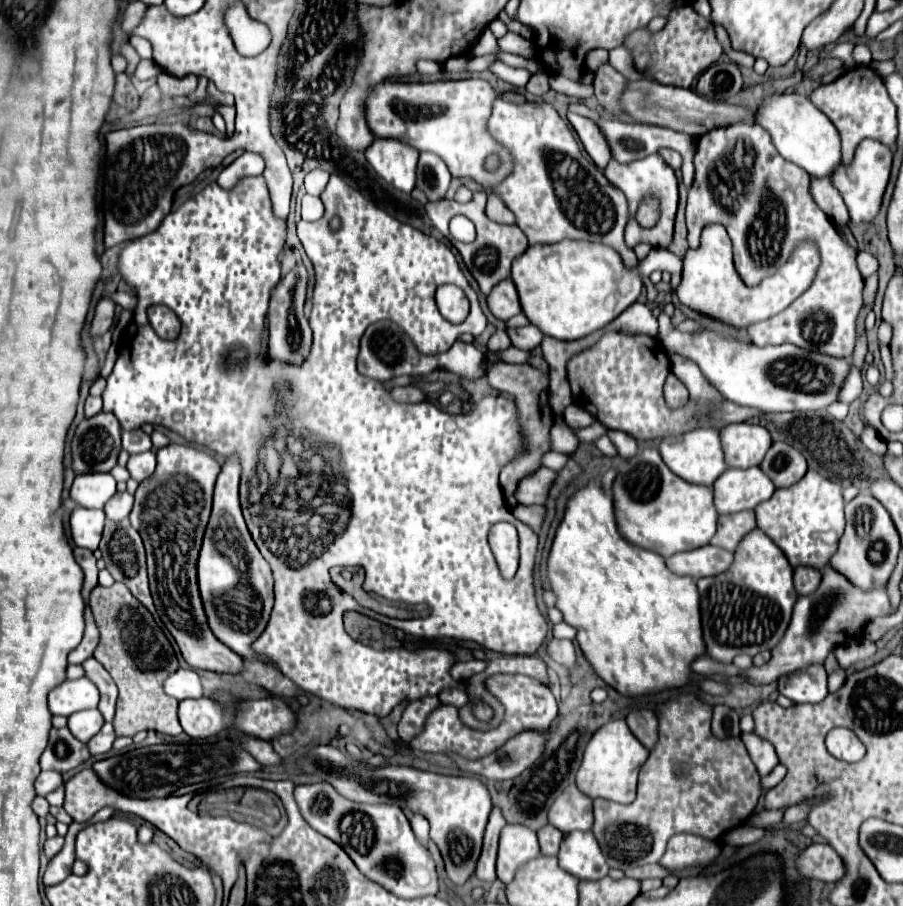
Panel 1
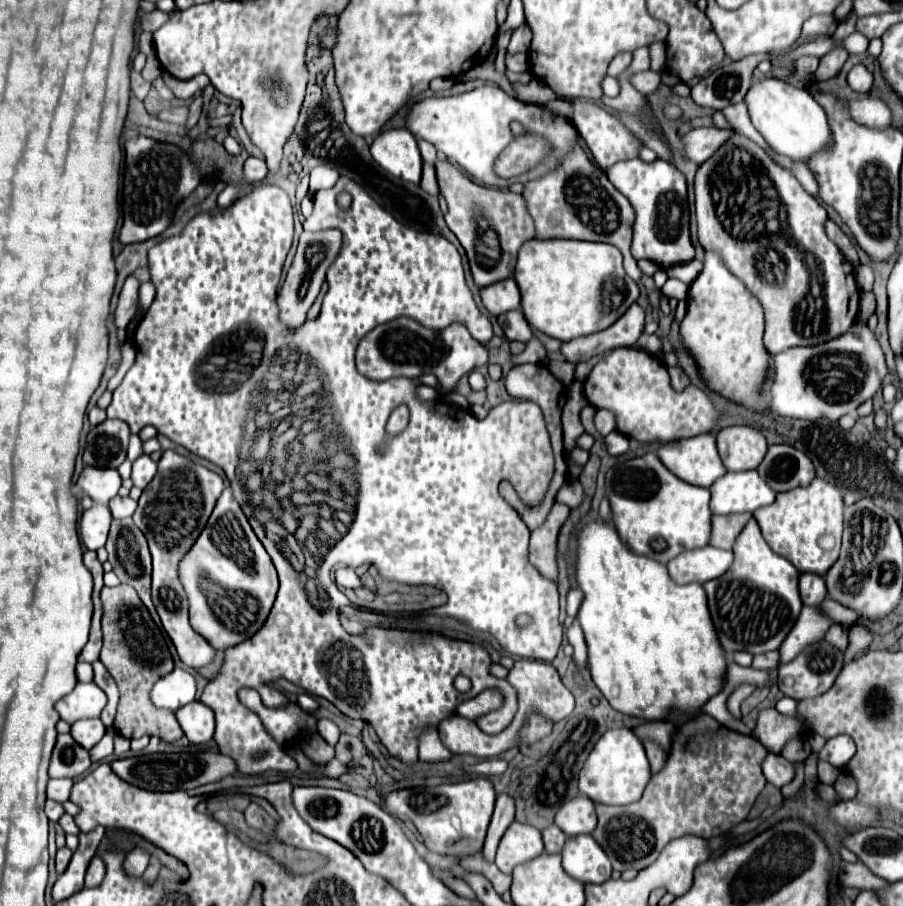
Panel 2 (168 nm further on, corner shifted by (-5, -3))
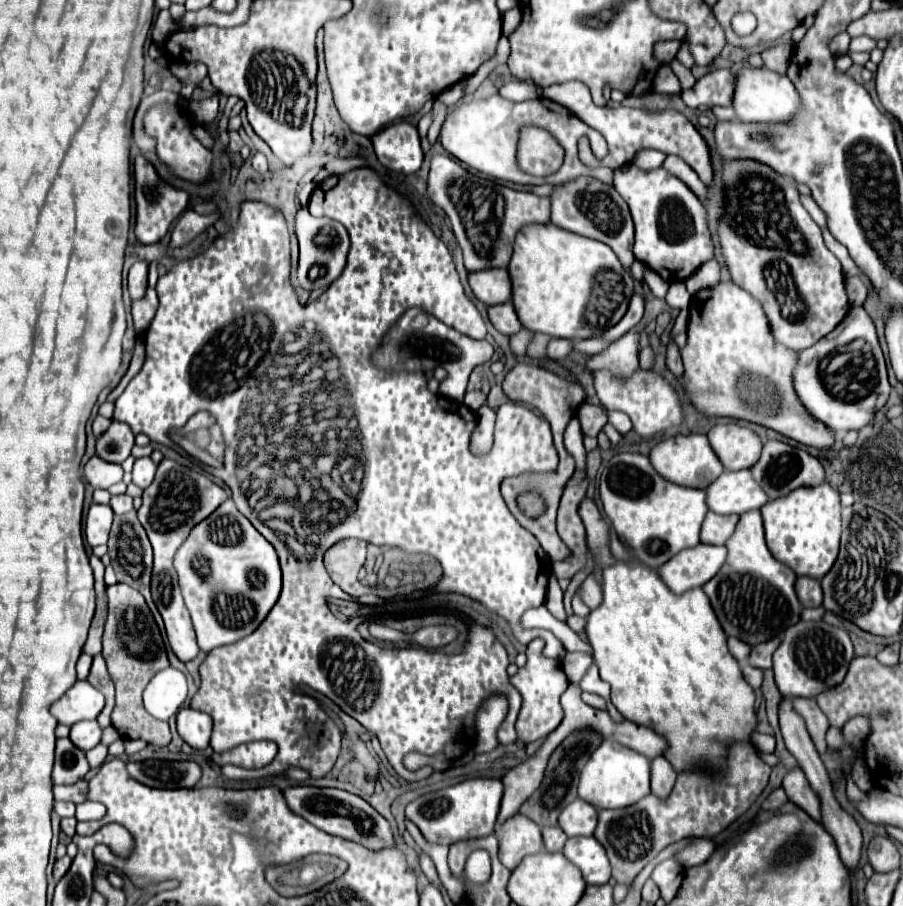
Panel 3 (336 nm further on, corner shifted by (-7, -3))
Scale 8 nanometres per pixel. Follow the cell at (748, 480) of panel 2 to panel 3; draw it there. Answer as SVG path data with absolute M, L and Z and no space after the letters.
M723 471L707 489L707 507L715 513L731 515L763 507L769 497L759 489L751 471Z

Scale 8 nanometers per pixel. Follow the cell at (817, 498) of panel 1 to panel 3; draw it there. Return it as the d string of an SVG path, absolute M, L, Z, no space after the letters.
M821 483L817 487L803 487L795 489L795 493L789 493L787 497L779 497L769 501L761 507L763 525L765 525L765 539L771 555L795 571L797 577L815 577L821 579L835 563L835 557L839 553L839 537L841 537L841 503L839 493L829 485Z

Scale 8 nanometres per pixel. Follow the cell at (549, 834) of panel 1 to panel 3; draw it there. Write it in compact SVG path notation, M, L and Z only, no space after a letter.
M543 827L543 841L545 841L545 849L547 851L561 851L565 841L567 841L567 835L563 833L561 827Z

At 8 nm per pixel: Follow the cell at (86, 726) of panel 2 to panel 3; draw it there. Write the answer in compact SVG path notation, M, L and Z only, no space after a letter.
M79 721L71 727L69 739L81 751L89 751L91 747L95 747L101 741L101 727L97 721Z

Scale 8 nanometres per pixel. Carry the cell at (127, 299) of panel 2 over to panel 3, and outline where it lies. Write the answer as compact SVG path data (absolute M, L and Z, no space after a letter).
M137 261L131 269L129 269L129 293L131 299L141 299L145 295L147 289L147 261Z

